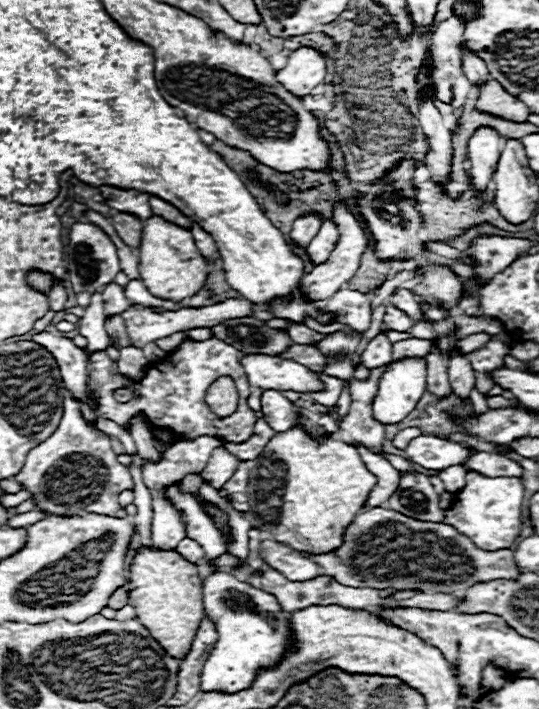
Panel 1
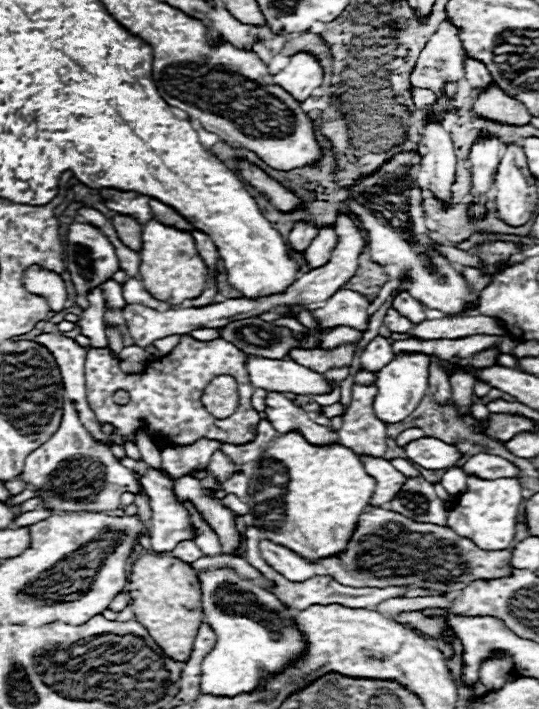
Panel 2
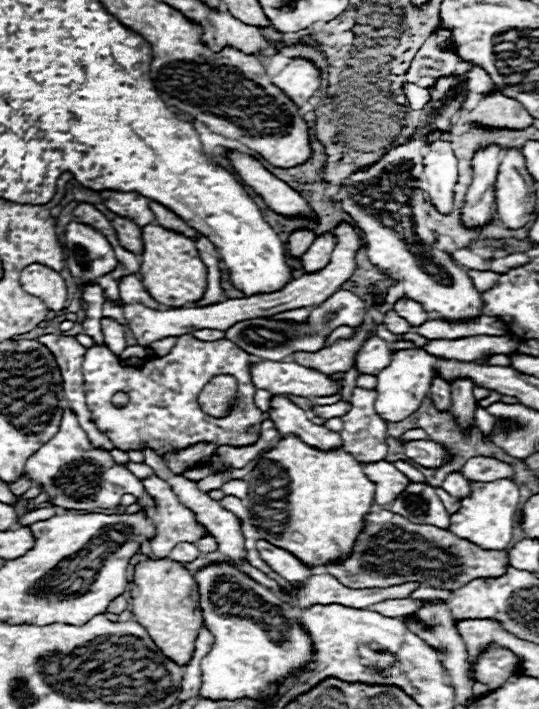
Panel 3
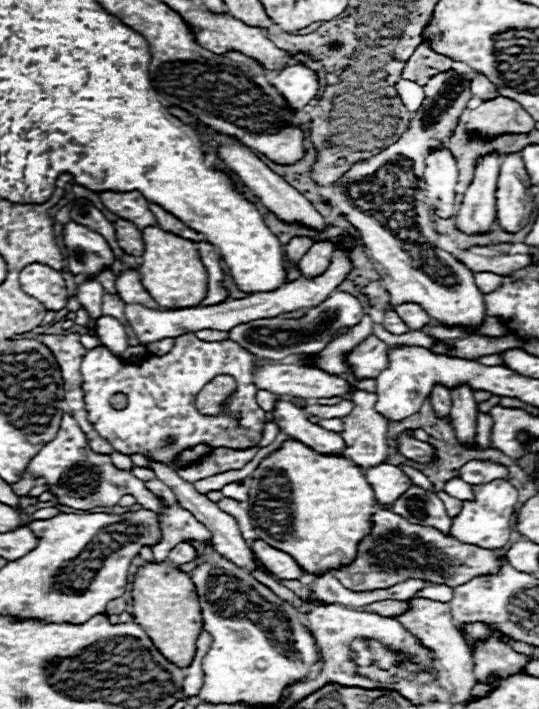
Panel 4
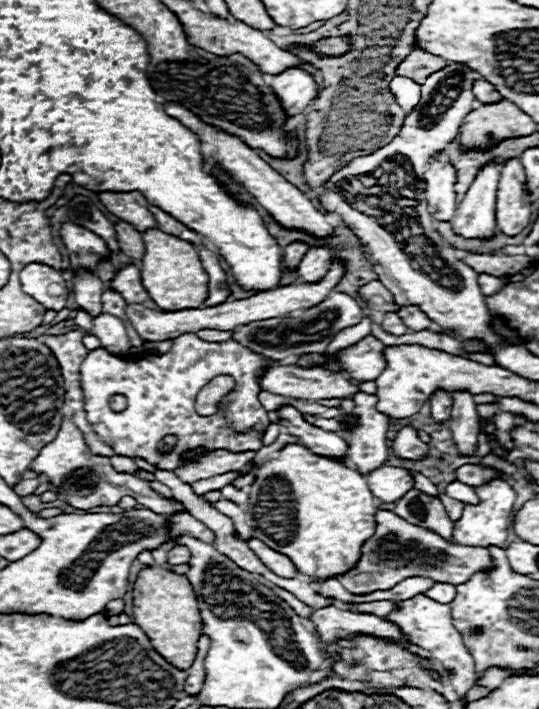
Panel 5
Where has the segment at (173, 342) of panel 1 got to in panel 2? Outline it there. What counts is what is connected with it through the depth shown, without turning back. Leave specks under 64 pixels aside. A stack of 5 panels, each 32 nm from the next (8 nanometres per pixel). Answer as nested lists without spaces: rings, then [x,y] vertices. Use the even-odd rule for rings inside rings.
[[[172,335],[162,340],[154,341],[154,346],[159,350],[161,356],[166,356],[178,344],[181,335]],[[163,352],[163,353],[161,353]]]

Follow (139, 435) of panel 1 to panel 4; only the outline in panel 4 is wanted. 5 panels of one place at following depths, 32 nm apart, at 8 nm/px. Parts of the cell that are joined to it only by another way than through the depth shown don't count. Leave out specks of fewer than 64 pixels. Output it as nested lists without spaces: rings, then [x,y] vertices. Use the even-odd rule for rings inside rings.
[[[150,460],[149,463],[152,470],[154,470],[154,474],[156,474],[156,478],[162,480],[164,484],[168,484],[168,486],[172,488],[176,500],[178,500],[188,512],[192,512],[194,518],[196,518],[198,522],[202,522],[202,524],[212,532],[212,536],[214,536],[214,540],[212,540],[212,542],[214,542],[214,548],[216,548],[222,556],[228,556],[228,560],[232,560],[232,562],[238,564],[240,568],[246,568],[246,570],[260,570],[260,568],[254,564],[252,550],[246,546],[246,540],[240,536],[238,526],[236,526],[236,520],[234,520],[230,514],[222,512],[222,510],[216,506],[216,502],[212,502],[212,500],[208,500],[206,496],[198,494],[198,492],[194,490],[194,486],[192,486],[190,482],[184,482],[172,468],[166,468],[166,466],[162,466],[162,463],[152,460]]]

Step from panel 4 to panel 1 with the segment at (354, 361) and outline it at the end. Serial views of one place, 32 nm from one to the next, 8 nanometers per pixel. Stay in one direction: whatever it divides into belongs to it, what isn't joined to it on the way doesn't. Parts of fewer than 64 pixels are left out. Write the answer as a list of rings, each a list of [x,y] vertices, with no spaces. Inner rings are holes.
[[[378,334],[362,352],[362,364],[370,370],[388,362],[392,362],[392,342],[384,334]]]

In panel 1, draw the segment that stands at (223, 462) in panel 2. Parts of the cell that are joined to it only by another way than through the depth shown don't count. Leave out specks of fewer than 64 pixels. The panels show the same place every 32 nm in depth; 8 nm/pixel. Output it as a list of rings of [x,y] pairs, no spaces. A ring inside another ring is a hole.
[[[216,448],[212,452],[206,468],[202,470],[202,478],[210,480],[212,486],[216,490],[220,490],[222,484],[232,478],[236,468],[238,468],[238,460],[232,454],[228,454],[224,448]]]

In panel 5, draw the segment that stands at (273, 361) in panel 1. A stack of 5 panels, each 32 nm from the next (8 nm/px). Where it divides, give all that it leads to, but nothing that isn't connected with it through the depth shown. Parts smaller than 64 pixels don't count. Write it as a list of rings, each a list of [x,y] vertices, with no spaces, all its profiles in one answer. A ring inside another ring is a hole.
[[[274,366],[268,368],[260,380],[262,390],[268,390],[272,394],[298,398],[298,400],[330,400],[330,398],[352,398],[354,392],[360,392],[356,384],[352,384],[342,372],[330,372],[324,368],[298,368],[298,366]]]

